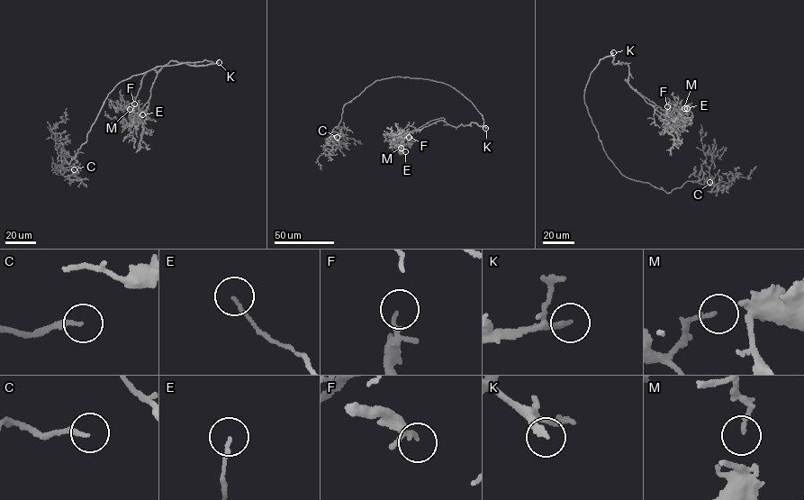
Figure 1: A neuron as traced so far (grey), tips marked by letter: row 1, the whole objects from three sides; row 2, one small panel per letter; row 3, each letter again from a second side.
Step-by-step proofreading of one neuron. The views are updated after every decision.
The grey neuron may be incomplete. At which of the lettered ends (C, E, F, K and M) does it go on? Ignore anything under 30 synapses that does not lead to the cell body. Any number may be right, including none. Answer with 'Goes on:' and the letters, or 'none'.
Goes on: C, K

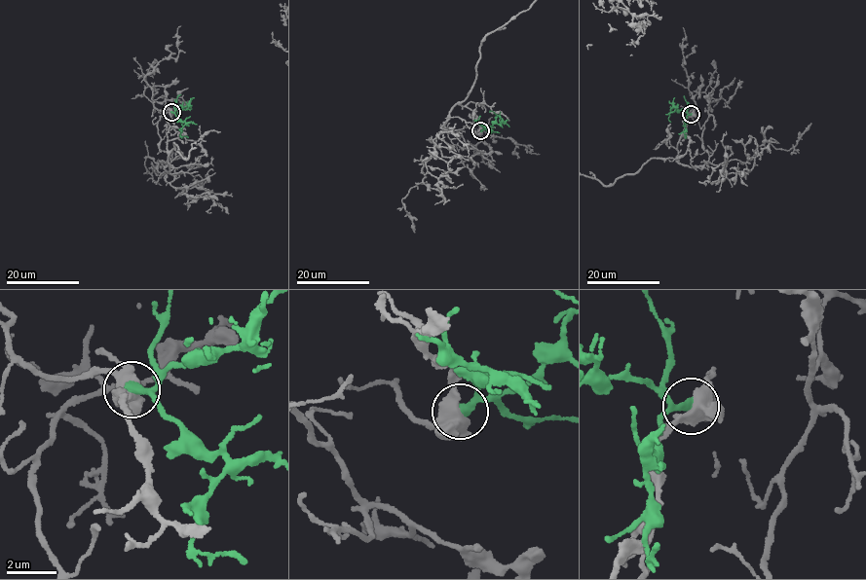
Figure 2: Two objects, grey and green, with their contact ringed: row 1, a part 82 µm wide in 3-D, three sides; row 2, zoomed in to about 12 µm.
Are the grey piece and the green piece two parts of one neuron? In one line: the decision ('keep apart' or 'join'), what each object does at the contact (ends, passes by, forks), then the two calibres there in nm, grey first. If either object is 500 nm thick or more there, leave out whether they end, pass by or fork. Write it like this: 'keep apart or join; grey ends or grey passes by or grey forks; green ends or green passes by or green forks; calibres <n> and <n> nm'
keep apart; grey forks; green ends; calibres 480 and 360 nm

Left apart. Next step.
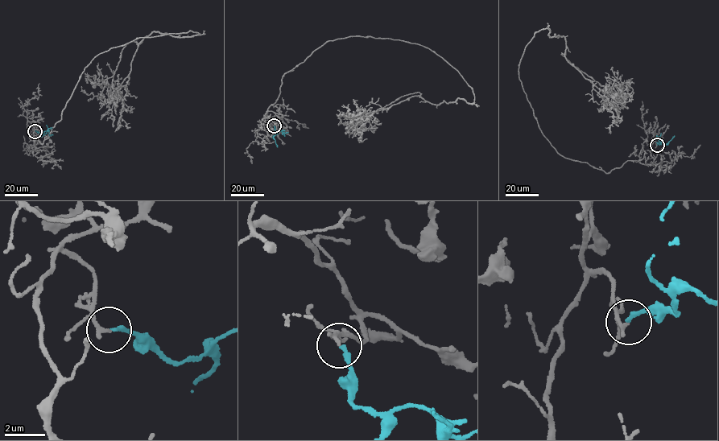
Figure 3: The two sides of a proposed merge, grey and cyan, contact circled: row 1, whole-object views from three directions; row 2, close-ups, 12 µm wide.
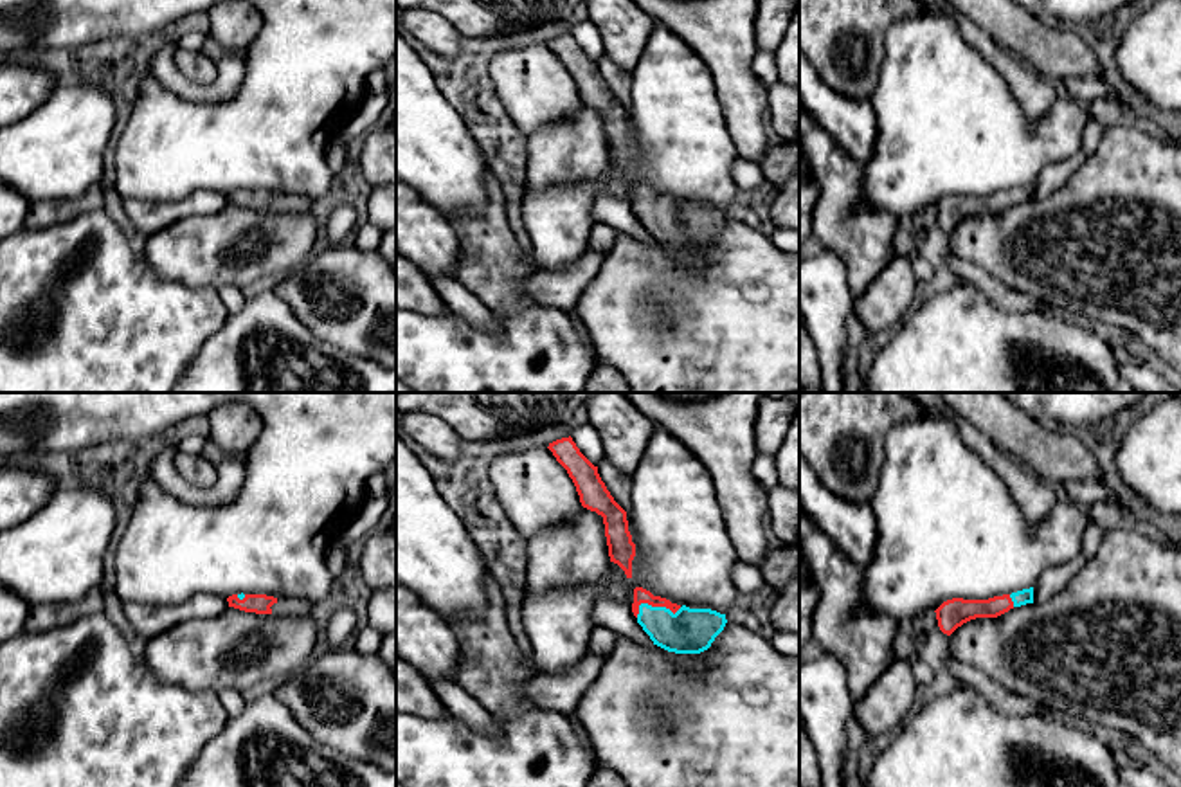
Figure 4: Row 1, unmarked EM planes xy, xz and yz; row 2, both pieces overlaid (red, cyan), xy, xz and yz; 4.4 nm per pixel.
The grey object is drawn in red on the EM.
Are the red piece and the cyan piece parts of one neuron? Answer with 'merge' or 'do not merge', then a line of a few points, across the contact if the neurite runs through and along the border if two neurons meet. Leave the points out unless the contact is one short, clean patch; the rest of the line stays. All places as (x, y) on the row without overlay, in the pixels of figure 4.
merge | xz (641, 191), (654, 202), (677, 226), (690, 227)

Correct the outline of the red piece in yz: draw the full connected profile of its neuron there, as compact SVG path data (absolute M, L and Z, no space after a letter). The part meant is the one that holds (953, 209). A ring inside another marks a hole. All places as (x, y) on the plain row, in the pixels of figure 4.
M1033 184L988 196L952 194L943 198L934 209L938 223L951 232L963 220L976 214L997 214L1014 204L1033 200Z

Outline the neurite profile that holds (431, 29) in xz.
M403 11L401 25L423 47L443 58L454 58L459 50L459 40L463 34L445 16L441 16L436 11Z

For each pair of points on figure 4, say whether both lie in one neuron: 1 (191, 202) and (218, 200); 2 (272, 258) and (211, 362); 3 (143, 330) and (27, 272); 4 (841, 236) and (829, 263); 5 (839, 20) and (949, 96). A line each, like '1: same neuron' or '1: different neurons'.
1: same neuron
2: different neurons
3: same neuron
4: different neurons
5: different neurons

